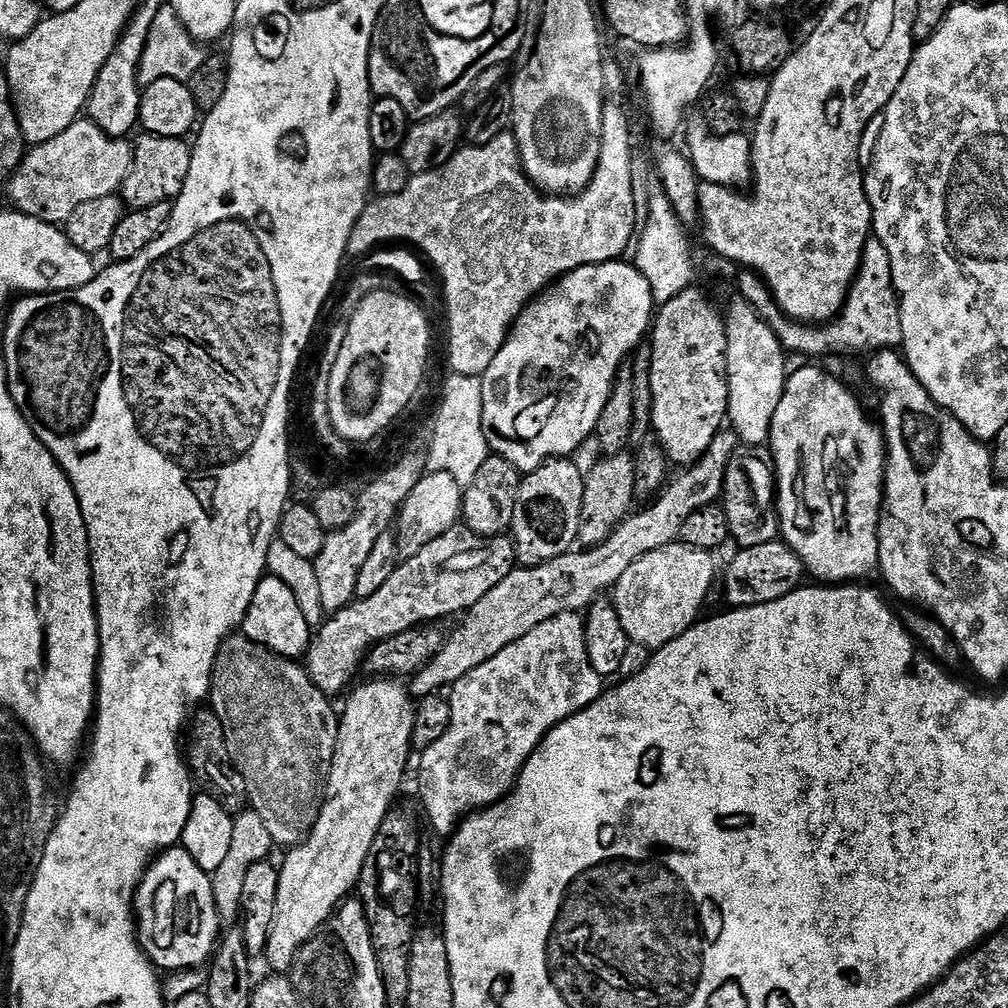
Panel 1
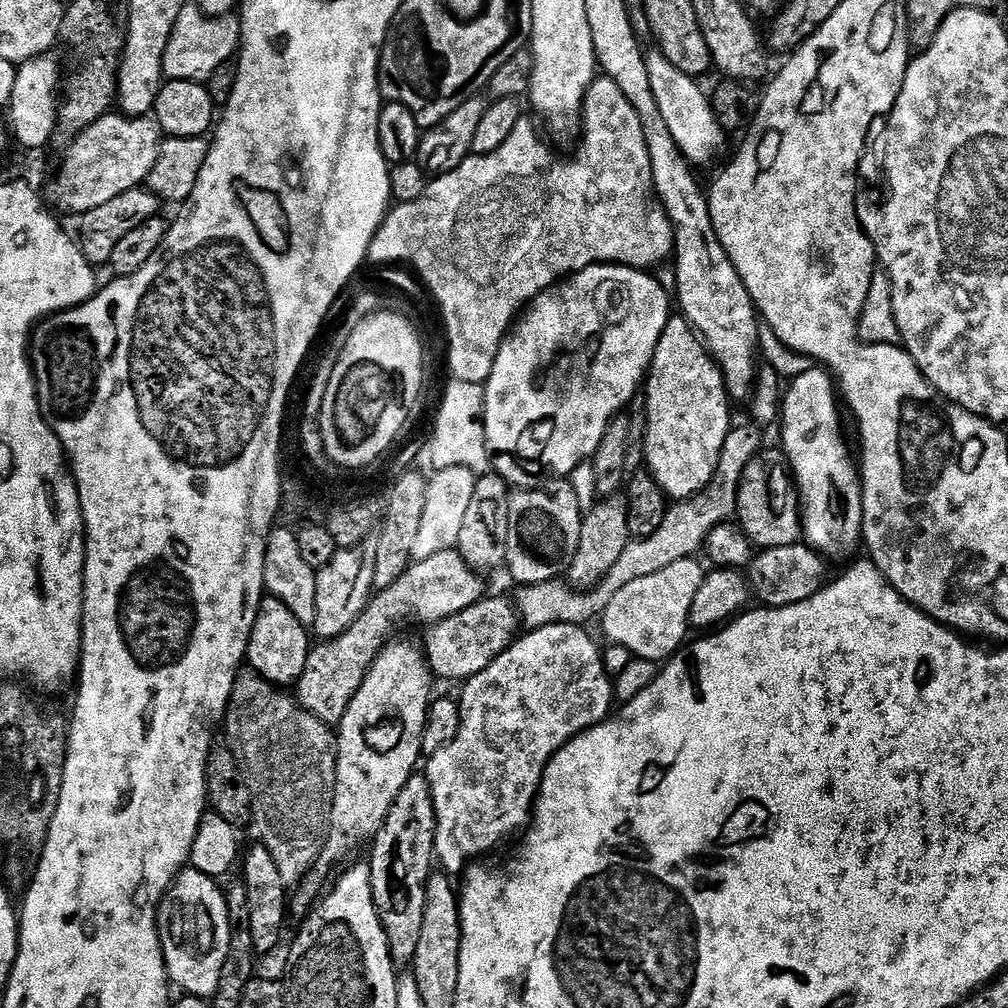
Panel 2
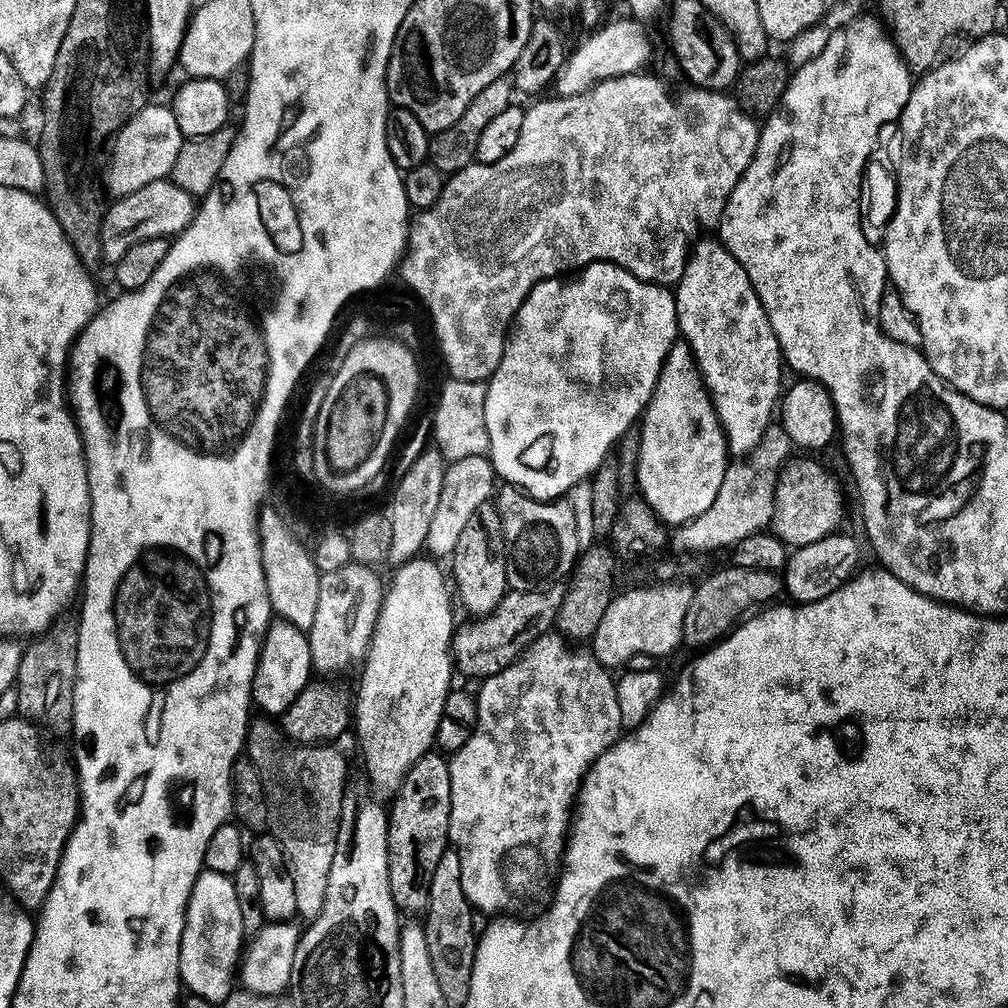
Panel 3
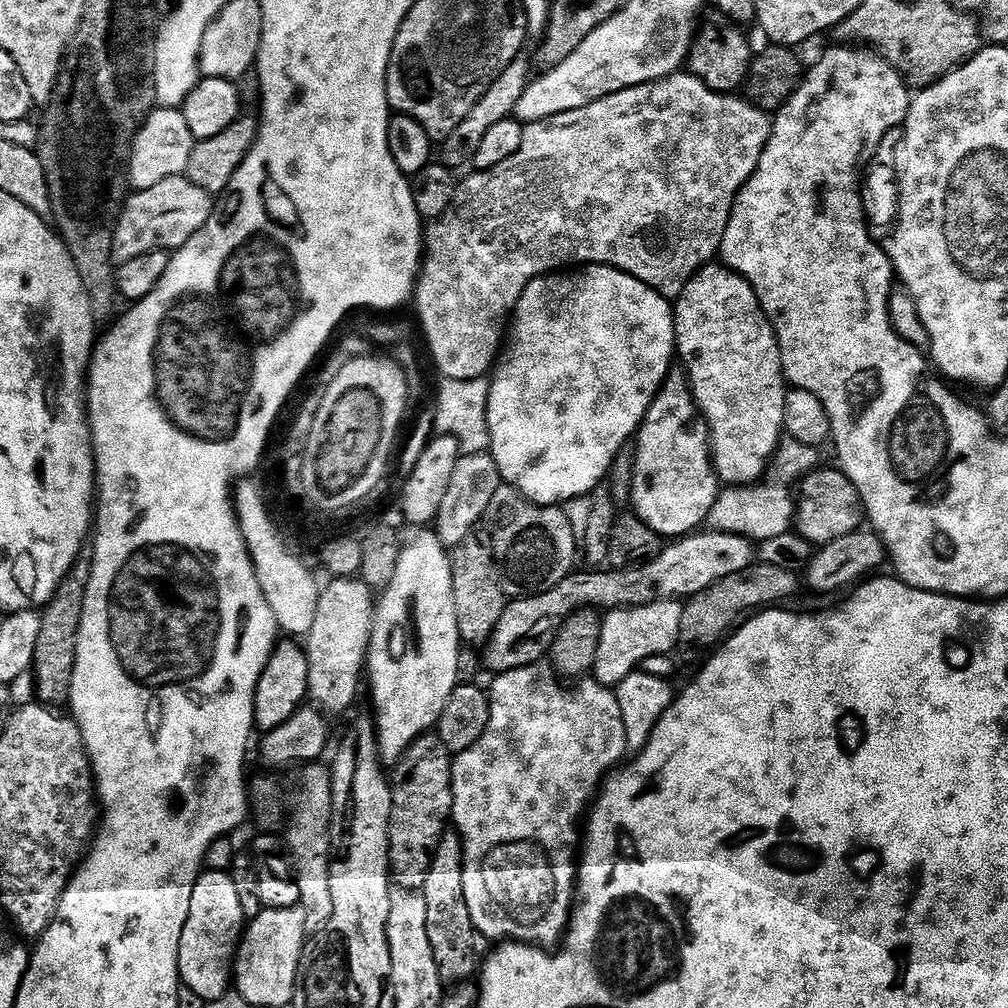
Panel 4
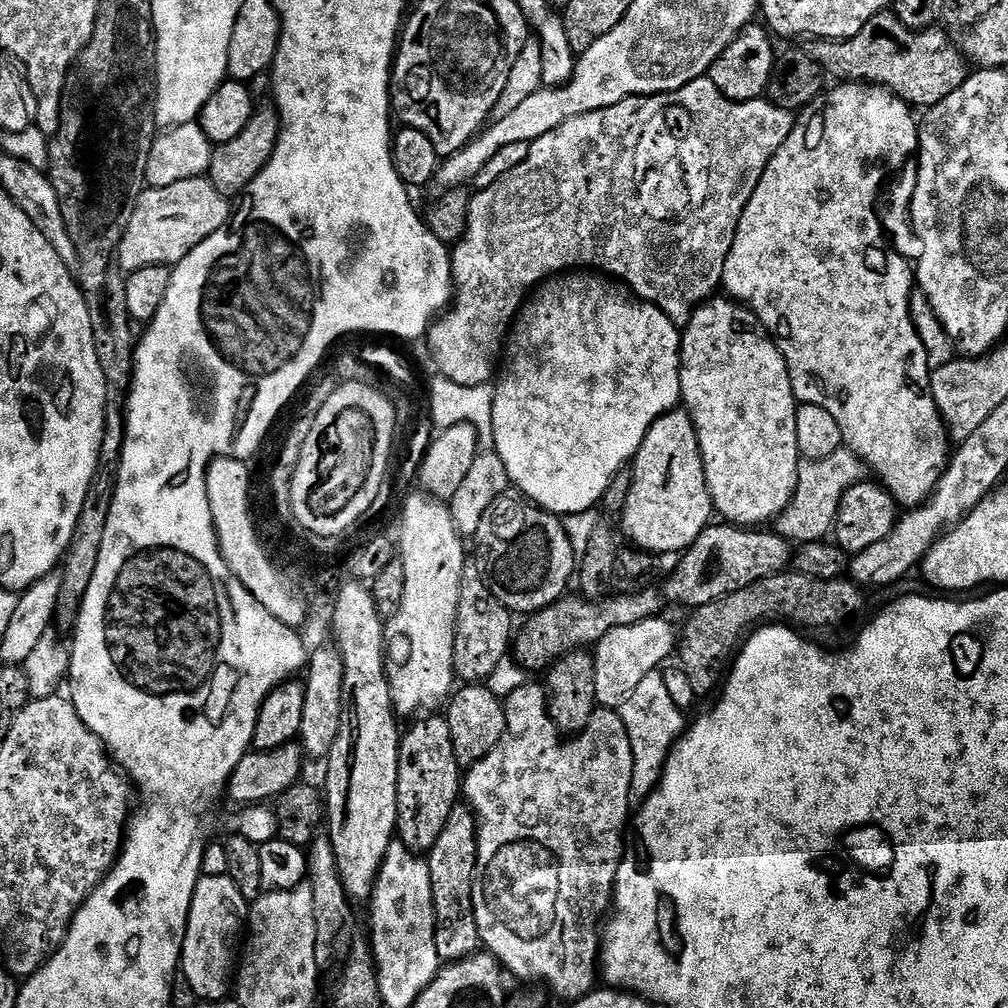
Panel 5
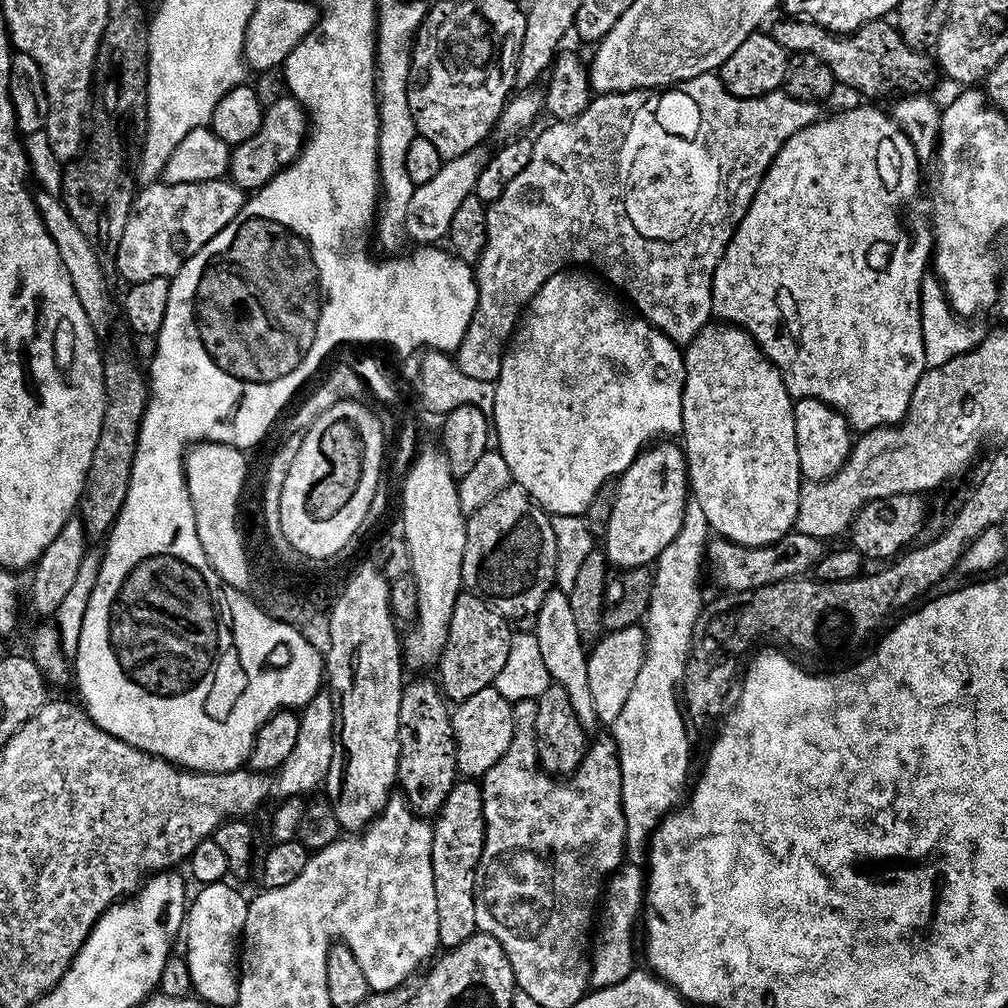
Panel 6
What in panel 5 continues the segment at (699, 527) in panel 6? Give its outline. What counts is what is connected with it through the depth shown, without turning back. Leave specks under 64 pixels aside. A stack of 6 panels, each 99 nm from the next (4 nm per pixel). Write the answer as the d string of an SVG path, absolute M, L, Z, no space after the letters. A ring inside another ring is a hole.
M659 671L646 674L642 682L618 711L626 726L626 734L630 734L630 750L634 750L634 778L632 779L632 795L643 798L656 789L660 776L664 773L664 763L668 760L668 751L676 743L681 732L685 731L686 719L680 713L672 692L666 681L660 677Z

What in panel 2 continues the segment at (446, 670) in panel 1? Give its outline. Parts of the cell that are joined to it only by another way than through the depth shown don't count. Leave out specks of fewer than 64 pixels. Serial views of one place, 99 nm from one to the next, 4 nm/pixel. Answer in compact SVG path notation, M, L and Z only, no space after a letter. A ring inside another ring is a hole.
M756 426L752 428L733 427L722 446L722 454L718 458L718 466L710 482L690 500L673 503L668 509L666 518L648 536L629 539L626 550L618 557L618 562L610 569L610 574L602 578L594 587L581 590L573 588L563 579L557 578L541 584L526 584L517 587L514 603L525 629L531 630L550 626L551 624L578 624L588 626L592 619L603 617L606 606L614 599L614 594L626 586L626 582L634 582L638 578L646 578L649 574L658 574L658 570L666 570L673 562L682 562L695 557L704 547L704 540L714 530L714 526L729 523L736 515L736 499L738 486L746 466L761 451L760 432Z

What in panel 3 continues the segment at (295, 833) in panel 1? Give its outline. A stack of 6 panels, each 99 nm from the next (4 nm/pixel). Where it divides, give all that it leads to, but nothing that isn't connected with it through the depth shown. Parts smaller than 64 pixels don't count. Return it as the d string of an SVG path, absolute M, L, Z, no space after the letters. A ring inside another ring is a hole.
M260 718L264 720L256 720L253 719L251 721L250 727L247 732L247 743L246 743L246 756L249 756L251 767L255 768L256 770L256 777L260 779L260 786L262 789L262 796L263 799L268 801L268 828L270 829L270 835L276 839L277 842L280 843L282 846L282 850L284 851L284 860L286 863L288 863L288 873L290 874L290 878L292 879L292 882L294 884L294 895L298 898L298 913L301 917L305 916L305 921L311 922L313 920L316 920L318 914L322 910L322 906L325 902L325 896L326 896L326 886L329 885L329 878L330 878L330 866L334 866L334 854L338 850L338 834L340 833L340 823L342 822L342 818L344 817L344 806L346 803L346 797L344 797L344 791L348 788L348 760L346 757L343 756L342 753L339 752L338 749L336 749L336 746L317 746L315 744L301 744L297 746L295 743L293 743L292 740L290 740L287 736L284 734L283 727L279 723L273 722L271 719L268 718Z

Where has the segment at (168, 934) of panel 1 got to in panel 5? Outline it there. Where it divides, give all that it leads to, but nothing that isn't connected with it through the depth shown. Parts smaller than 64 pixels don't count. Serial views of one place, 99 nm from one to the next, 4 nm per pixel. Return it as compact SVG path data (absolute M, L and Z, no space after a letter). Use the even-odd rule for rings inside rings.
M201 875L190 902L182 953L183 979L194 986L194 994L201 1001L215 1002L229 995L228 987L234 984L232 951L236 948L236 939L239 936L241 939L249 912L249 901L238 890L238 886L234 886L230 877Z

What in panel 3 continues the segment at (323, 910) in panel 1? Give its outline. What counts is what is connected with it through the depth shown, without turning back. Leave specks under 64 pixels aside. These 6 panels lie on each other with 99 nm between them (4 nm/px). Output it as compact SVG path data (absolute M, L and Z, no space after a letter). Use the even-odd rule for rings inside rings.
M432 558L424 559L409 561L395 573L397 576L393 578L392 584L390 580L391 591L385 595L380 621L362 664L364 677L360 680L360 697L357 695L354 700L354 736L356 732L368 780L387 798L395 797L406 774L410 774L412 767L423 756L433 751L438 722L444 713L446 698L454 688L452 640L458 629L458 619L452 613L454 596L448 593L448 584L436 565L439 563Z

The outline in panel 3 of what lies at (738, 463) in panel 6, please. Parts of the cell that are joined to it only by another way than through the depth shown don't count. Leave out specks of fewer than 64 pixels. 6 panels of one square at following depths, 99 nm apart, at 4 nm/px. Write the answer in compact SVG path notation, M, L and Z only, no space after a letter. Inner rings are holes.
M719 239L704 240L691 249L684 277L675 285L676 317L680 323L680 336L683 343L692 347L694 358L700 372L704 375L704 384L712 395L712 404L728 437L728 446L733 453L751 453L760 444L768 427L774 423L778 405L782 400L786 361L780 351L780 343L770 326L770 318L750 282L750 274L742 270L742 262L734 258Z

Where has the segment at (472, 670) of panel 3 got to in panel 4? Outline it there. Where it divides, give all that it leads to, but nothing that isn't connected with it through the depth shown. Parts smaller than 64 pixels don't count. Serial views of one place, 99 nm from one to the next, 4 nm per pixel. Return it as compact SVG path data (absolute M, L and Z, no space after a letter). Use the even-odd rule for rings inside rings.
M697 530L669 543L658 558L639 566L619 570L574 570L558 586L536 596L521 595L513 602L505 603L502 618L494 628L494 634L483 645L483 667L492 673L518 670L522 666L541 663L551 653L554 638L562 626L582 608L611 610L613 608L637 608L663 600L687 601L702 590L752 567L758 552L753 541L738 534L726 534L711 530Z

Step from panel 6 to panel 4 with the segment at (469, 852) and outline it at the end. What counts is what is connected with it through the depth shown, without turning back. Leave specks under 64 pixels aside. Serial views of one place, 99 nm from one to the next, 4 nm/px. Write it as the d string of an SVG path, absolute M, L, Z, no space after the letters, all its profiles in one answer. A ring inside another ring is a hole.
M445 831L436 847L434 862L426 874L422 895L426 902L426 934L430 934L430 950L434 950L440 981L446 986L467 984L478 972L478 933L472 924L470 909L466 907L466 890L462 890L463 869L464 844L455 831Z

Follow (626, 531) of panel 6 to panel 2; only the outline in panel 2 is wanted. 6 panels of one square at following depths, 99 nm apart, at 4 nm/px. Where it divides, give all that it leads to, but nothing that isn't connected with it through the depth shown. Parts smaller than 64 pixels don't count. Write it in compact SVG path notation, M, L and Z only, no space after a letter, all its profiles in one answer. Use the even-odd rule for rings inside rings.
M669 315L646 377L648 429L644 463L669 501L690 500L710 482L722 446L734 427L724 375L695 328L683 315Z

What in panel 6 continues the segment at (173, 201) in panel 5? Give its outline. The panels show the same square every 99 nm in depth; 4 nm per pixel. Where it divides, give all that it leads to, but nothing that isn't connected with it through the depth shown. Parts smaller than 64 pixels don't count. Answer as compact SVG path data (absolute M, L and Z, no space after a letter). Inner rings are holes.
M228 178L197 184L147 185L134 202L114 267L128 286L151 282L153 278L174 278L187 260L238 218L245 203L246 193Z

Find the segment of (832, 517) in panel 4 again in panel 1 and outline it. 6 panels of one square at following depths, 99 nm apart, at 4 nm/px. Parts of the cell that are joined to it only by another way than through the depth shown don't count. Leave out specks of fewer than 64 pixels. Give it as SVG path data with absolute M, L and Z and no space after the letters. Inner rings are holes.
M748 450L737 451L726 466L722 507L728 519L728 530L741 549L762 546L780 536L780 515L776 513L776 478L773 469L760 456Z

